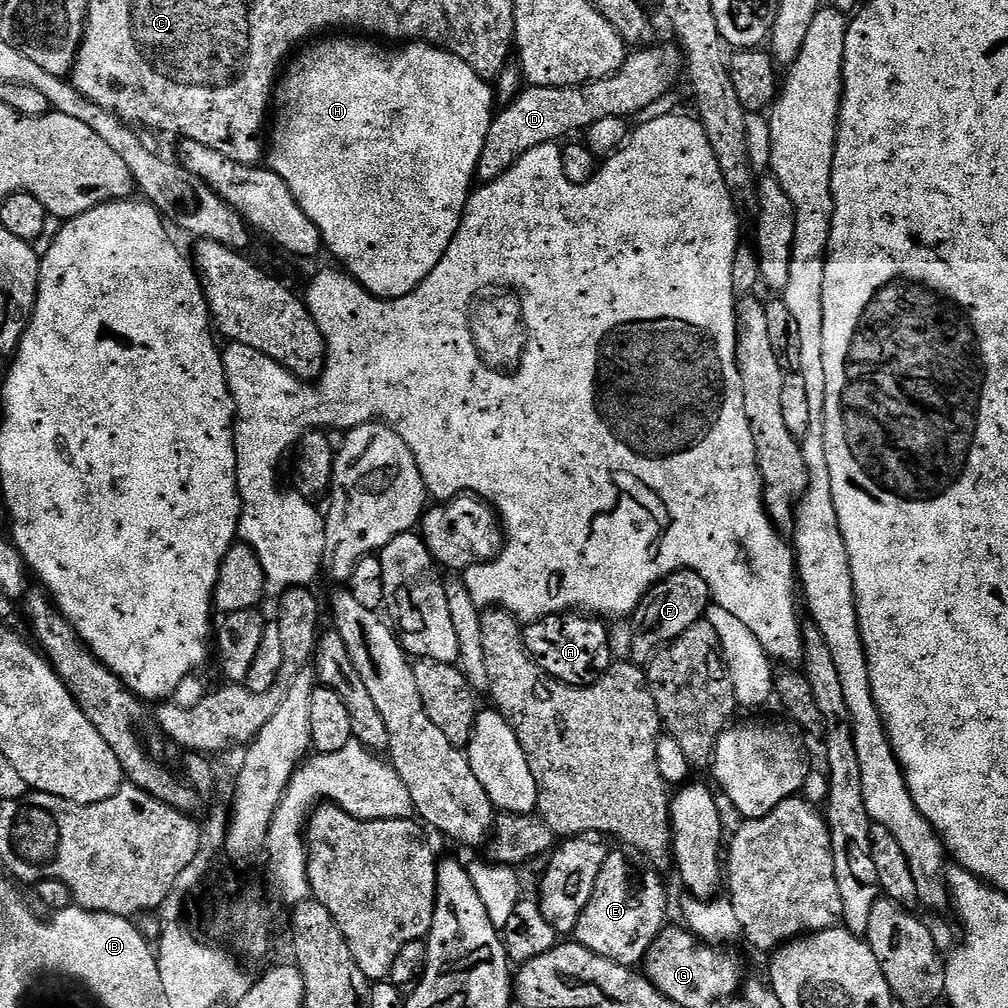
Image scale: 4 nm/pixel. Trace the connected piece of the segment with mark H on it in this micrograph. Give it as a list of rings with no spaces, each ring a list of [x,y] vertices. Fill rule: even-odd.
[[[364,38],[348,39],[352,40],[328,40],[325,44],[313,43],[308,46],[313,48],[305,47],[287,65],[278,84],[280,113],[276,116],[276,125],[273,128],[271,125],[270,128],[270,136],[272,132],[270,167],[282,178],[282,182],[286,182],[286,186],[290,186],[290,194],[294,194],[298,206],[306,210],[306,218],[310,218],[310,222],[318,226],[324,239],[324,248],[332,251],[333,258],[337,260],[333,261],[349,276],[353,276],[371,296],[377,296],[380,300],[397,300],[413,292],[432,273],[434,266],[442,262],[458,230],[460,219],[464,217],[464,207],[468,205],[468,197],[473,191],[476,180],[478,158],[482,154],[482,146],[486,146],[486,134],[492,125],[494,88],[489,81],[474,74],[474,70],[470,70],[470,66],[466,66],[462,58],[441,48],[435,48],[432,44],[408,42],[401,47],[404,48],[401,52],[392,53],[388,49],[391,47],[381,46]]]

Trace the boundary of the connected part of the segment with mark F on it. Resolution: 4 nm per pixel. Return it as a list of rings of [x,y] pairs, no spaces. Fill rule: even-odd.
[[[685,568],[655,584],[641,598],[639,606],[630,617],[630,623],[632,623],[631,663],[647,666],[663,648],[667,648],[679,636],[686,634],[690,626],[705,619],[711,600],[712,589],[706,586],[704,579],[697,572],[691,572]]]

